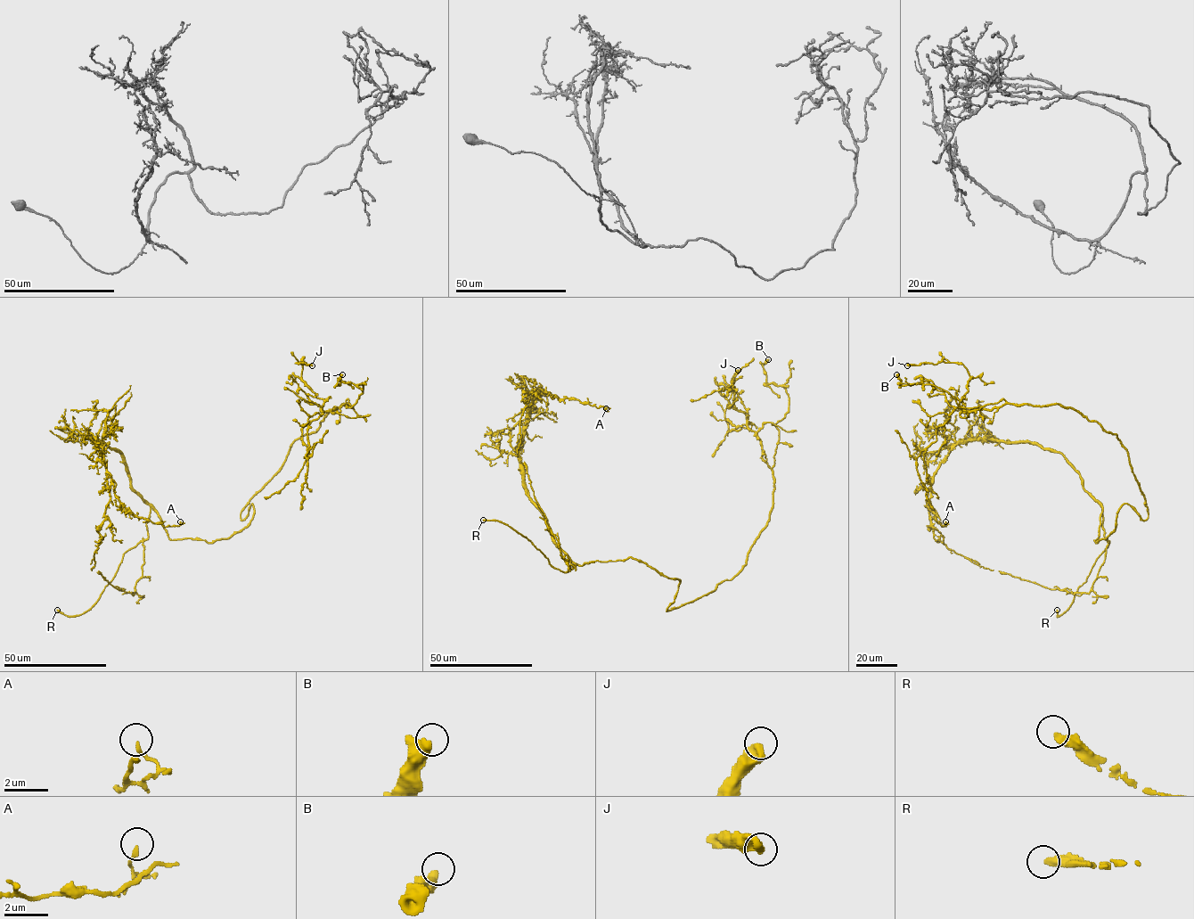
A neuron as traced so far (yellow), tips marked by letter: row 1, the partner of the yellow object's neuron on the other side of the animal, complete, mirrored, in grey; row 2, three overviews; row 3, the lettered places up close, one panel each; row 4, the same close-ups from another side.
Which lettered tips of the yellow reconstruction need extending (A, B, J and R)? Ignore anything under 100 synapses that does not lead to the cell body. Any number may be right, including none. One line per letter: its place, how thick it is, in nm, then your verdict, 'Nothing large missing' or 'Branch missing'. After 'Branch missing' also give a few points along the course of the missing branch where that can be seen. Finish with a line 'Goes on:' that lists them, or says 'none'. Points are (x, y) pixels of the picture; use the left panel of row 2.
A: Place: (180, 521). Thickness 140 nm. Nothing large missing
B: Place: (342, 374). Thickness 460 nm. Nothing large missing
J: Place: (312, 365). Thickness 500 nm. Nothing large missing
R: Place: (57, 610). Thickness 400 nm. Branch missing. Course of what is missing: (57, 610), (29, 586), (19, 567)
Goes on: R

